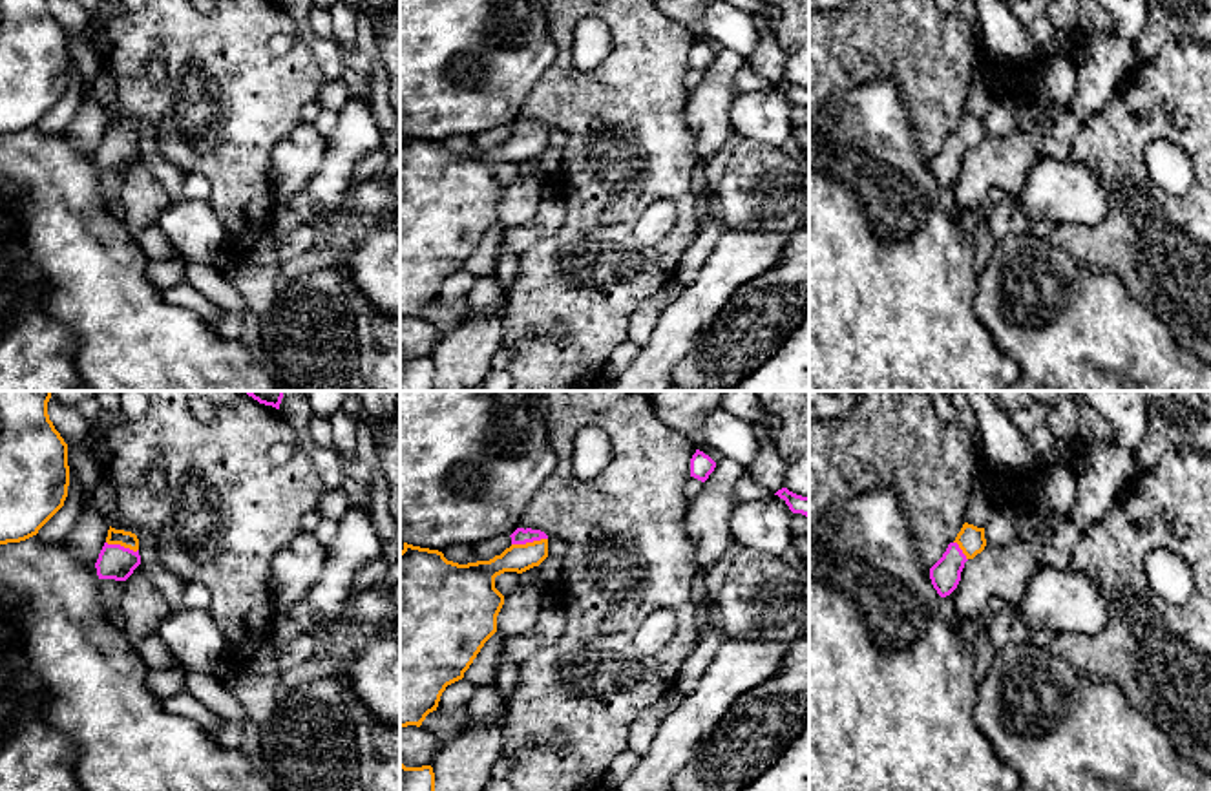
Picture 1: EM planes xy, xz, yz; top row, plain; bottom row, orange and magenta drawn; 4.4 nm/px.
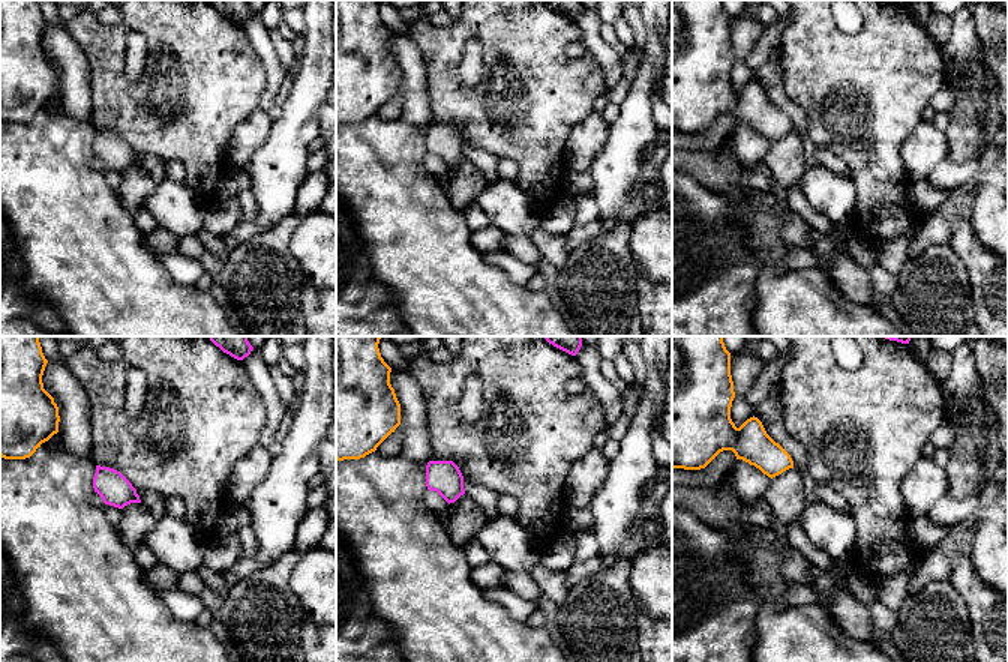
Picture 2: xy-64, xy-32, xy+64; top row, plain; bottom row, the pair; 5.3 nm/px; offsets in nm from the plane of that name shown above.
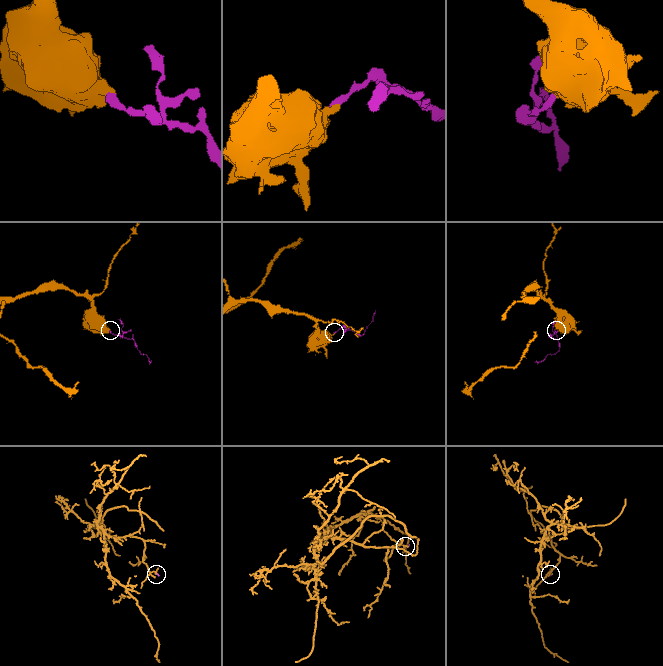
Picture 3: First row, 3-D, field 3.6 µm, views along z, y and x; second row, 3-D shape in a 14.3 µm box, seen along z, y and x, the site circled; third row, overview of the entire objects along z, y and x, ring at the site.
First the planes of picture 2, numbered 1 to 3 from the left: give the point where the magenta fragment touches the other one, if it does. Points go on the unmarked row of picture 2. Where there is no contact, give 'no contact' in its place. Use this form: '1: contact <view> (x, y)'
1: no contact
2: no contact
3: no contact

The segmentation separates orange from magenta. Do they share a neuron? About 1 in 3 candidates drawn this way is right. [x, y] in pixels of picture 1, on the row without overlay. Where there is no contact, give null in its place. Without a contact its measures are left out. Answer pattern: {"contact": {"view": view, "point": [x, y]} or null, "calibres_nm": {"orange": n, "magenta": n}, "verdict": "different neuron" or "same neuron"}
{"contact": {"view": "xz", "point": [528, 134]}, "calibres_nm": {"orange": 130, "magenta": 70}, "verdict": "same neuron"}

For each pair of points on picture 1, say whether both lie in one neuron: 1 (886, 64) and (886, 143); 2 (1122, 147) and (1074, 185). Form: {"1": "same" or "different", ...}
{"1": "different", "2": "different"}

